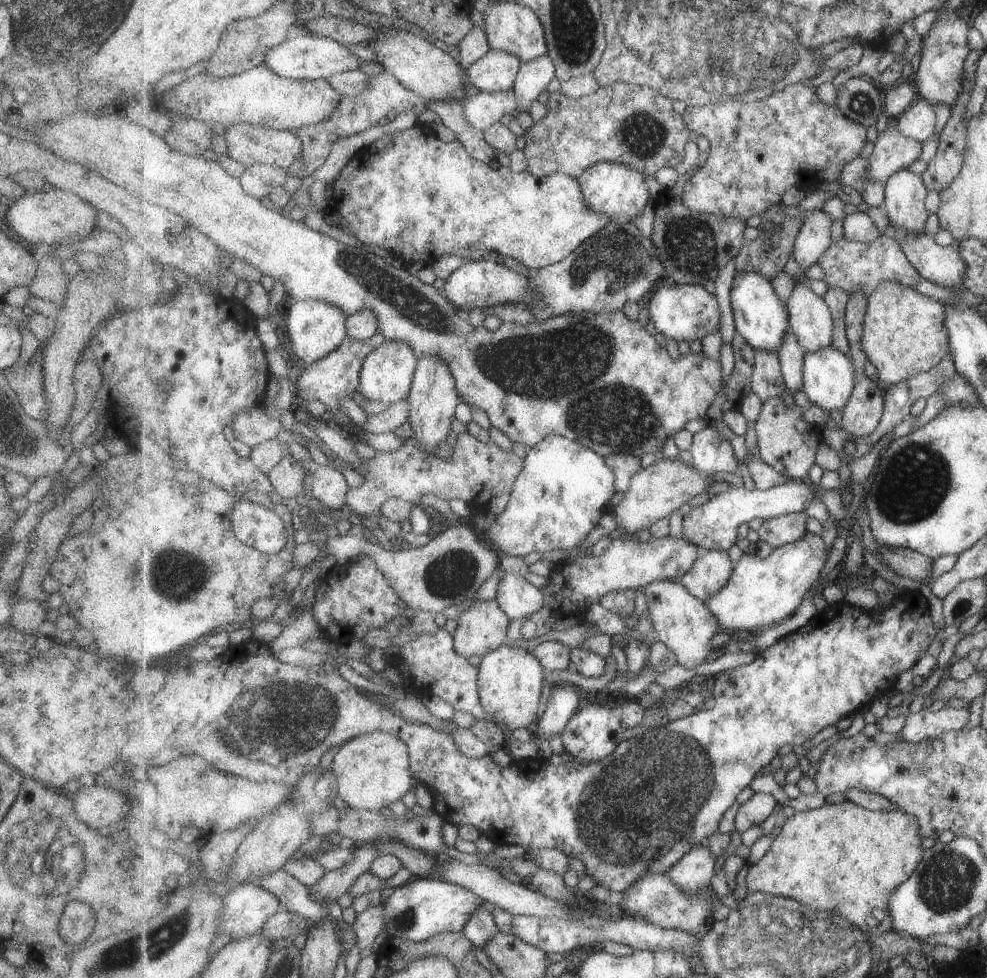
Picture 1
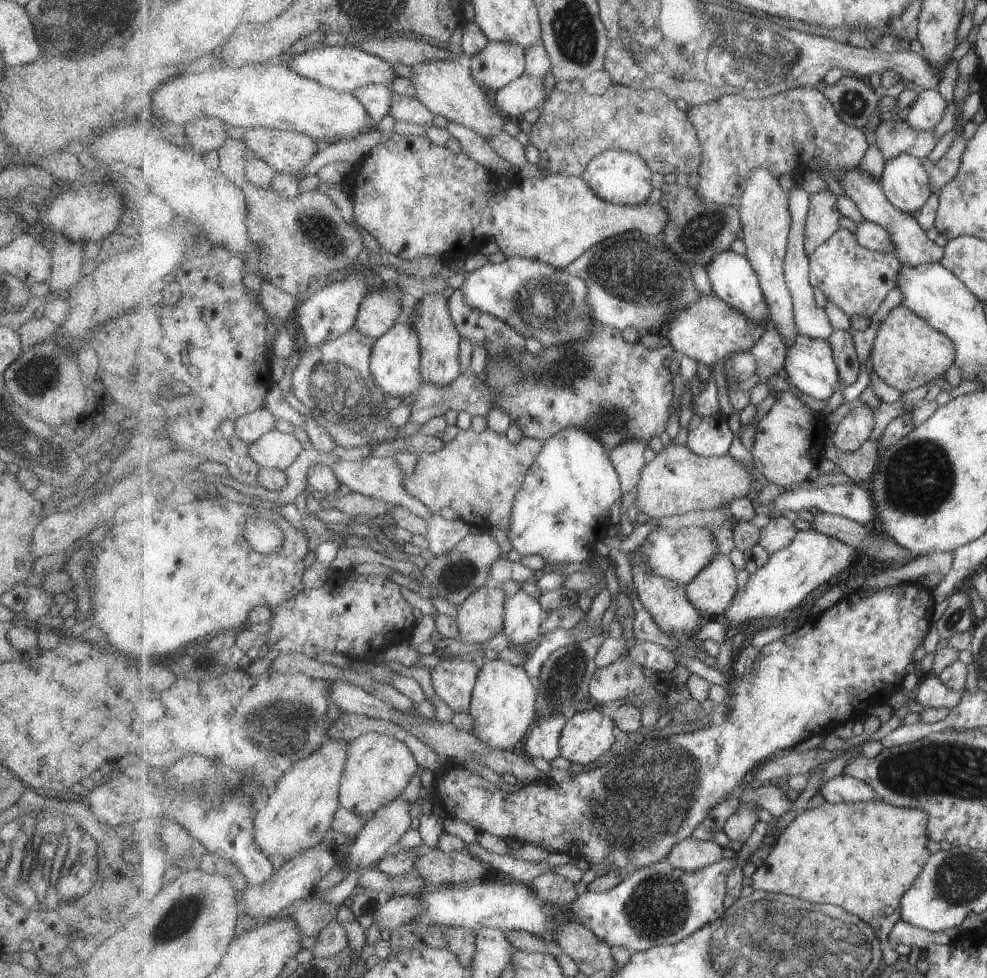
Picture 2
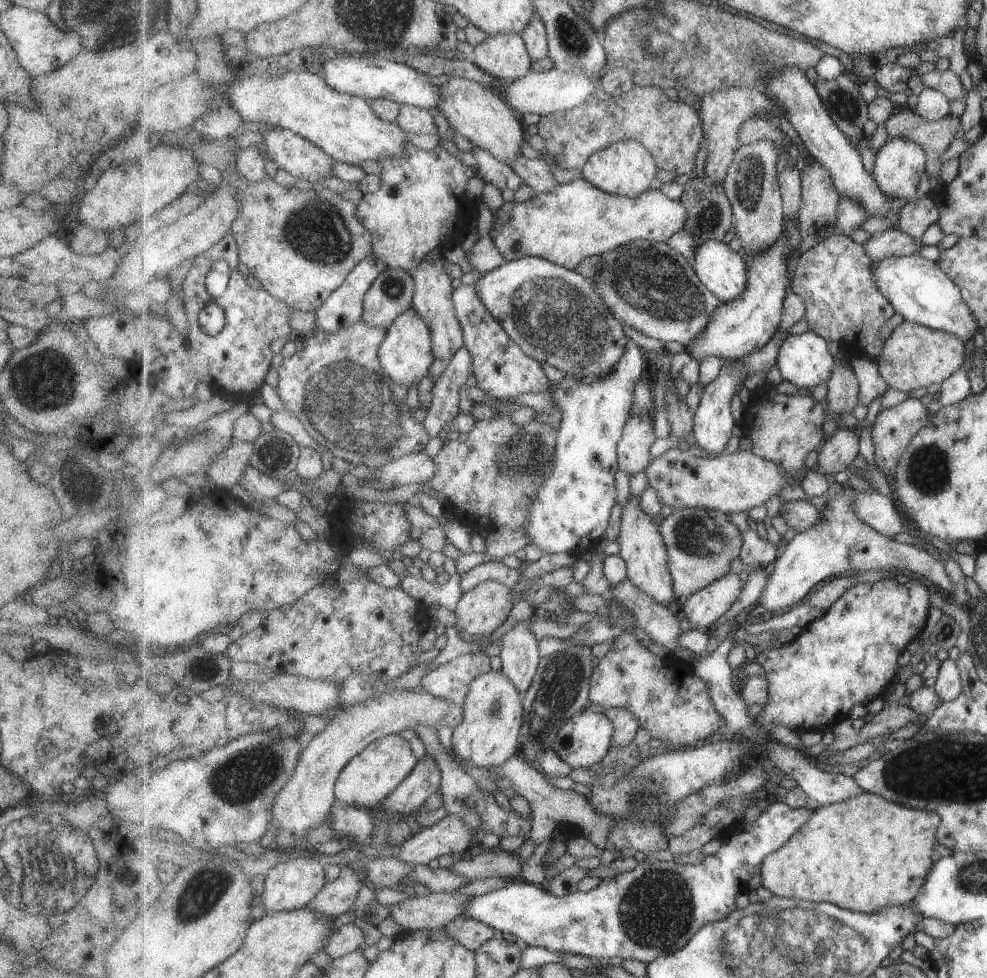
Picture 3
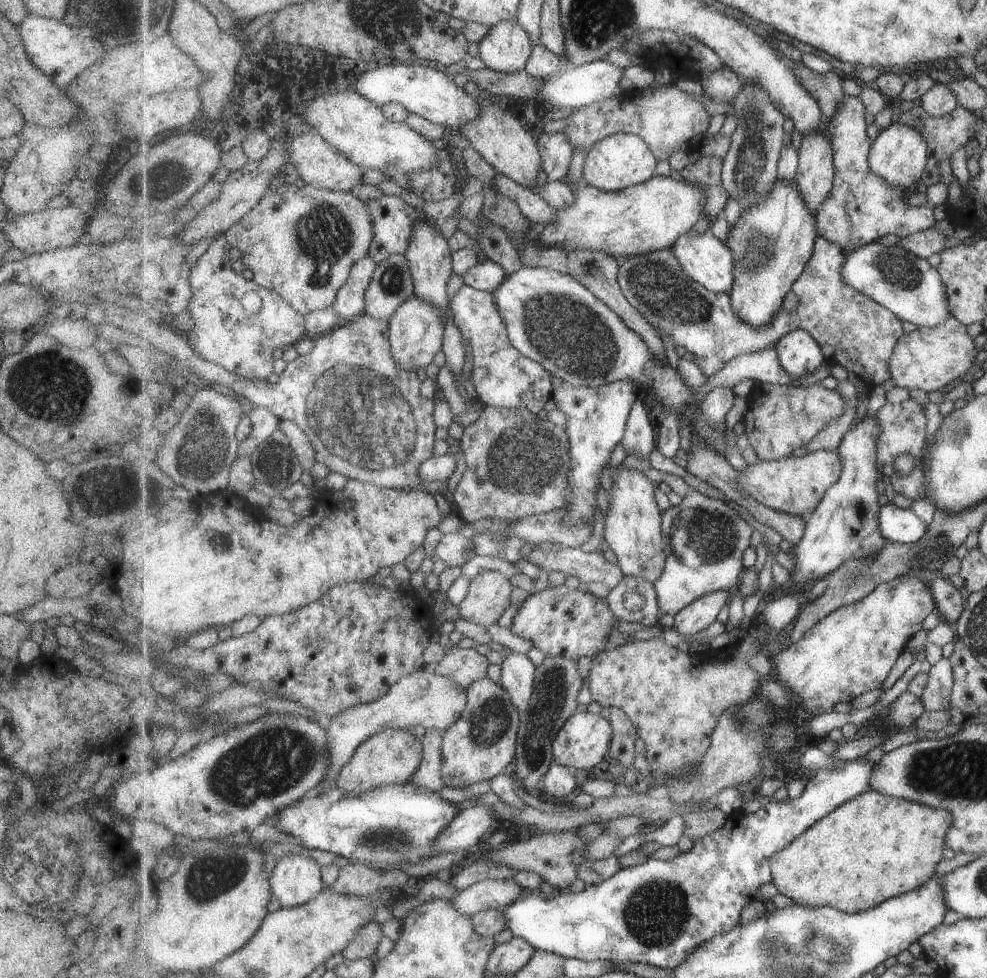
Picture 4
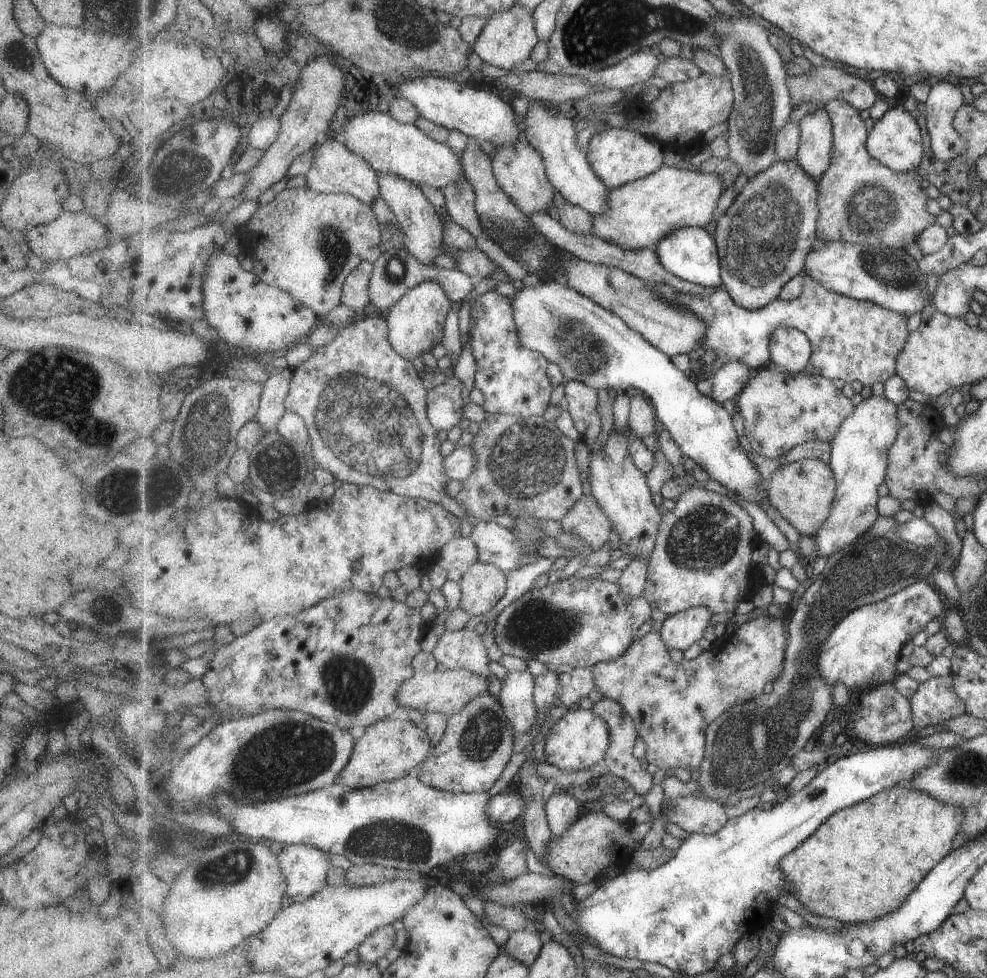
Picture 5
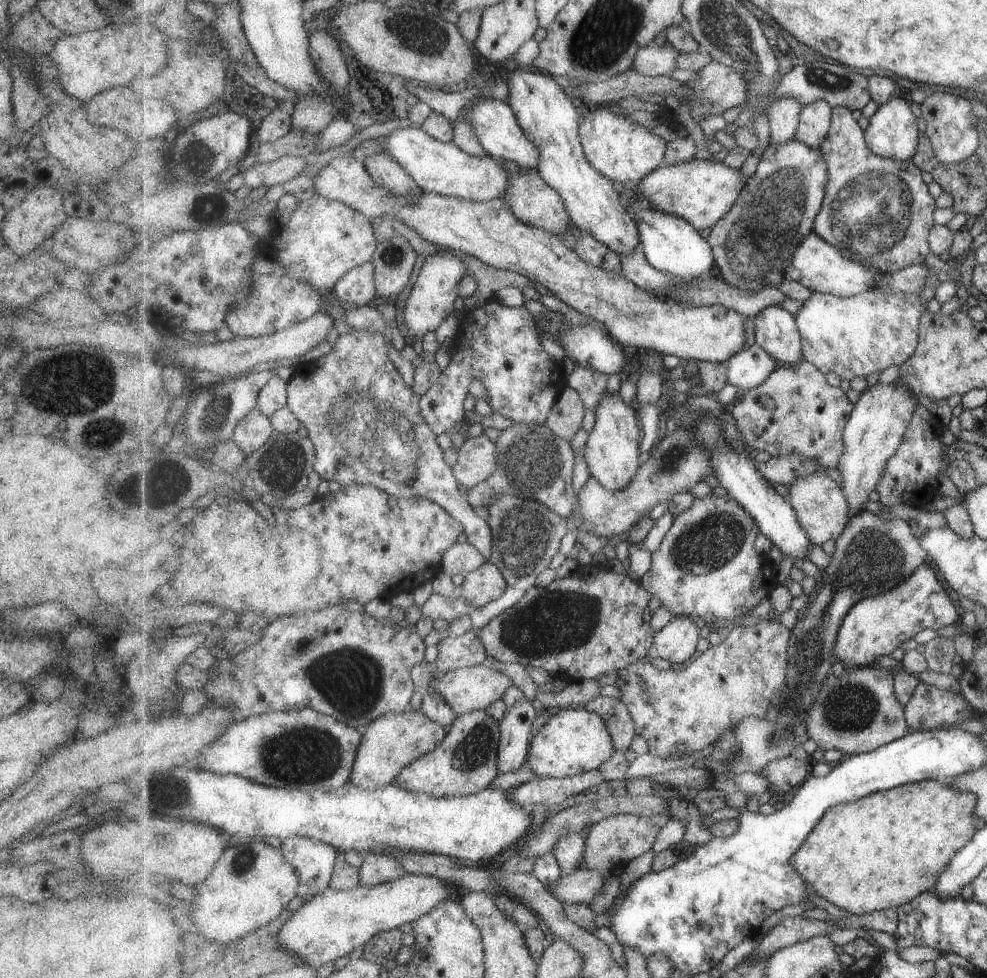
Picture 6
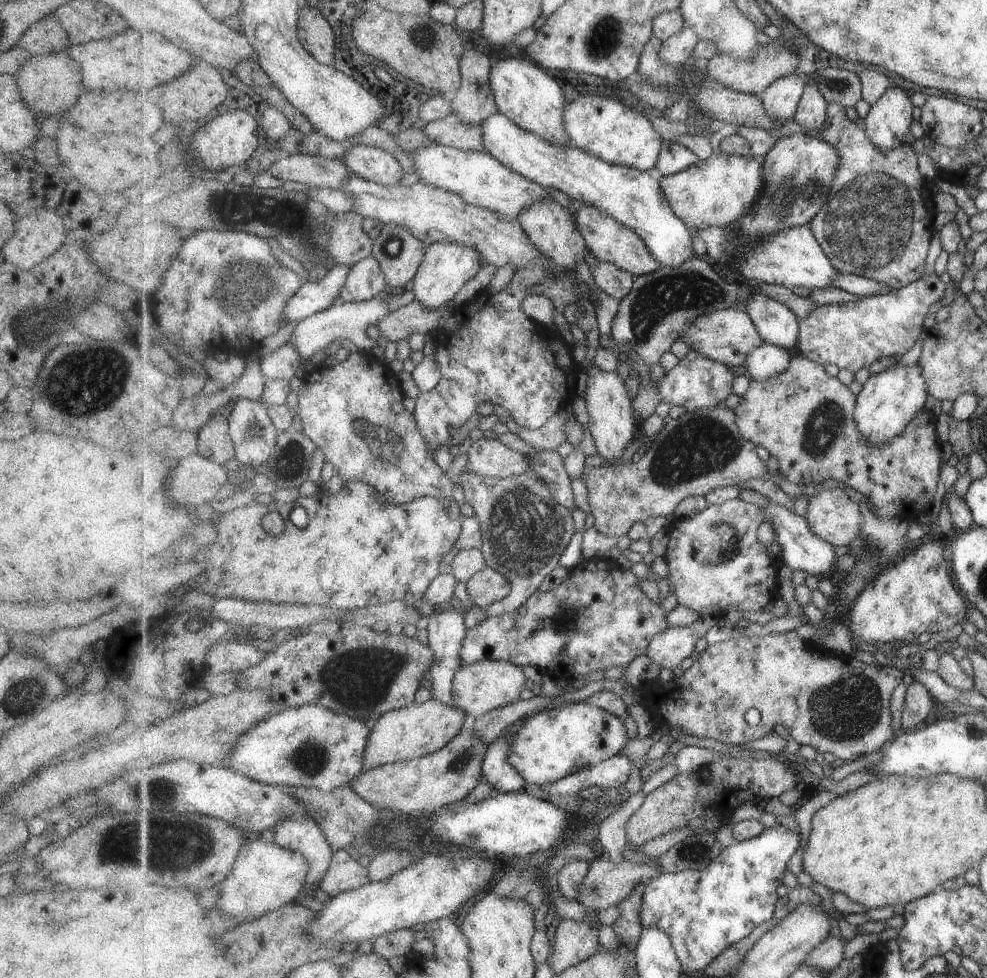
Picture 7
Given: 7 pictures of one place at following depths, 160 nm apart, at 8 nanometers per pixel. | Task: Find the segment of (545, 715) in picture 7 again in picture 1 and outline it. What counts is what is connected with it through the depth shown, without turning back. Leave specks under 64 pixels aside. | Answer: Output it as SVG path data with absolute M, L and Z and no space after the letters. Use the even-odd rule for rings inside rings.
M588 704L574 714L561 736L566 756L579 761L594 763L615 752L615 749L625 738L625 727L622 725L621 714L618 710L603 706L603 704Z

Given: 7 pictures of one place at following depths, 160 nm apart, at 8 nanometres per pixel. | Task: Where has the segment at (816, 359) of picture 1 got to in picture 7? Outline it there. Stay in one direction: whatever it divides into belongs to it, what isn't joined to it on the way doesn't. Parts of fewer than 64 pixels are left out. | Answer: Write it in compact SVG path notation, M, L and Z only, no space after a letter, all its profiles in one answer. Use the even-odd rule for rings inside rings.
M757 293L746 302L746 311L755 321L765 343L790 349L800 339L800 319L785 303L771 298L768 294Z

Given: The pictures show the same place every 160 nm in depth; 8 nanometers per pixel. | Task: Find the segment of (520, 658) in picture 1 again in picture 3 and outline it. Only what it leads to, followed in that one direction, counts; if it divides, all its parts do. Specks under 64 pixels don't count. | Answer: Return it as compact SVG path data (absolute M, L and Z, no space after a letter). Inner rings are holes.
M502 671L479 675L463 704L464 721L453 729L451 748L457 759L469 766L493 769L505 765L521 752L521 727L525 709L523 693Z

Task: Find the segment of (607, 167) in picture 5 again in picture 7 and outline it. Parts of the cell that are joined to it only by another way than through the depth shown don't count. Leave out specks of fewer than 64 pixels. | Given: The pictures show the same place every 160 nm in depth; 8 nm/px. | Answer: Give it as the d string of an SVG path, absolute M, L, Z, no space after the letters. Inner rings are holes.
M587 92L566 104L565 128L575 147L602 158L605 162L654 171L665 141L645 114L625 106L621 100Z

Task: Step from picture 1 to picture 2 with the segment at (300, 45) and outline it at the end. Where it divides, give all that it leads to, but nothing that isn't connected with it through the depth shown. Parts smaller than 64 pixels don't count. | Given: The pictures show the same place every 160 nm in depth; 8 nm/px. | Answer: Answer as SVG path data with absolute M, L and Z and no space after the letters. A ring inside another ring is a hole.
M321 44L319 48L309 50L305 54L296 56L289 60L289 67L299 71L299 74L317 82L323 83L326 87L338 90L342 93L352 93L354 90L361 89L365 85L386 85L397 78L393 63L380 56L368 53L358 46L325 46Z

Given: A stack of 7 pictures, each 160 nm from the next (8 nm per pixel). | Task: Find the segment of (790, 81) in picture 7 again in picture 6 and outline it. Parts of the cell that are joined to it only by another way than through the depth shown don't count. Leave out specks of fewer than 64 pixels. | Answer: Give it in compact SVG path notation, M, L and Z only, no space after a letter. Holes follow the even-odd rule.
M782 98L769 108L770 140L773 144L787 144L796 139L802 106L795 98Z

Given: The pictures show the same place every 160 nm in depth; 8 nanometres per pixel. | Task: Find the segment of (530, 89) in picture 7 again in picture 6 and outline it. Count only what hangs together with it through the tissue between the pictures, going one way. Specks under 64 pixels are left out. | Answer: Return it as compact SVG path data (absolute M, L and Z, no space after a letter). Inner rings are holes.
M519 67L508 77L511 92L509 102L515 110L518 124L526 138L537 144L541 160L540 176L559 192L572 222L585 232L595 234L597 240L620 256L629 256L641 247L641 234L634 216L627 210L617 184L603 176L591 165L581 139L580 114L577 97L553 80L551 75L537 72L533 67Z

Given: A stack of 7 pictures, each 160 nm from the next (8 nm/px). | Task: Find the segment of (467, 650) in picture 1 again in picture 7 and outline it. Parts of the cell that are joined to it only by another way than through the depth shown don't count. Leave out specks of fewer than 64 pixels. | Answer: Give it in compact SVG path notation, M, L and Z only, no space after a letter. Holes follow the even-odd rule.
M489 566L475 574L466 585L469 600L478 609L503 600L512 591L510 580Z

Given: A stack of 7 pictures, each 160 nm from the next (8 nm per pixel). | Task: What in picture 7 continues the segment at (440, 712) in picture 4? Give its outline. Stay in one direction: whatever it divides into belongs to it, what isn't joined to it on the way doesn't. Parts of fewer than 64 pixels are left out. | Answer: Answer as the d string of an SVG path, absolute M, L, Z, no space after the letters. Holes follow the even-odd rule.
M487 659L473 664L463 664L454 678L455 706L464 710L470 721L476 720L493 709L518 701L521 692L525 689L525 682L527 682L527 676L523 666L517 666L506 660Z

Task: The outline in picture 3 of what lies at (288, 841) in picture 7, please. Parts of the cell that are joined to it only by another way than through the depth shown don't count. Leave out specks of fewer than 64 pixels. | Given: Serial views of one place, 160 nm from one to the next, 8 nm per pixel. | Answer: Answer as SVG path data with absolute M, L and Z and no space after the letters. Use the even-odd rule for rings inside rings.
M310 850L309 856L295 856L281 859L269 869L265 876L265 890L263 890L263 906L269 913L292 911L307 907L327 884L325 865L316 860L316 854Z

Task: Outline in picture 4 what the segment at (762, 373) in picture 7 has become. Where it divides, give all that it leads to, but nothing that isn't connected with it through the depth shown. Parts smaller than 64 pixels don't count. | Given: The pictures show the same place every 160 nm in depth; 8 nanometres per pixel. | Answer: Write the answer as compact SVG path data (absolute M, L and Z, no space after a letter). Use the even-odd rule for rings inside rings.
M718 386L706 394L699 404L699 411L704 414L704 419L708 423L725 429L725 420L729 410L733 408L733 402L735 402L735 392L732 388Z

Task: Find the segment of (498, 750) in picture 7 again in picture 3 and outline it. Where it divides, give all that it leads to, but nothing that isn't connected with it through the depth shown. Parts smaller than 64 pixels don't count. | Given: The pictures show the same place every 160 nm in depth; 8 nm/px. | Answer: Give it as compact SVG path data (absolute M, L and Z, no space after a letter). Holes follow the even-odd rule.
M529 619L503 634L501 638L502 672L525 694L534 681L542 659L539 654L539 638L529 630Z

